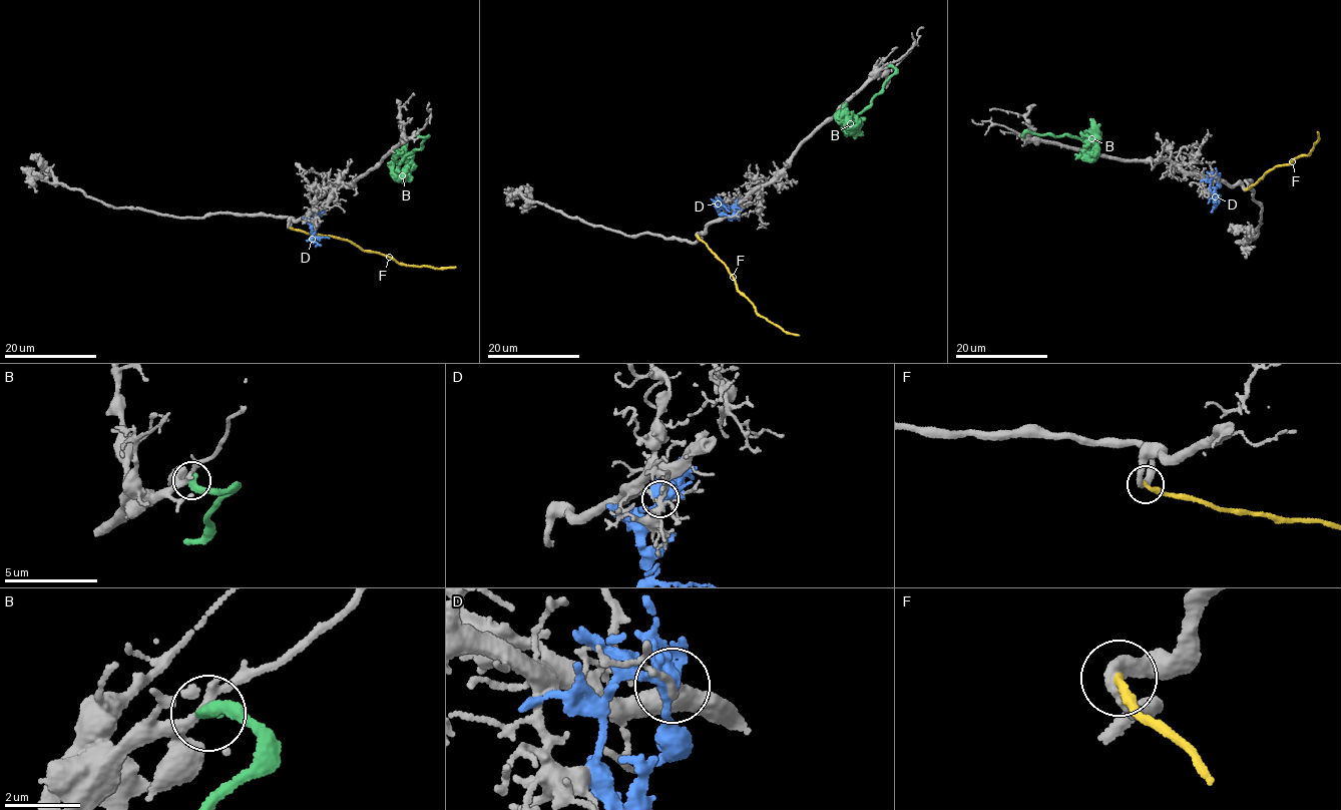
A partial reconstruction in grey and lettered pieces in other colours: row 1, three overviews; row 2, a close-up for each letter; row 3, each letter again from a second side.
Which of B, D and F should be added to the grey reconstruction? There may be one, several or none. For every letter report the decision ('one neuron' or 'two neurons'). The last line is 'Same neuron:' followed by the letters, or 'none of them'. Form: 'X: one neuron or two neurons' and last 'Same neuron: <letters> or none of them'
B: two neurons
D: two neurons
F: one neuron
Same neuron: F

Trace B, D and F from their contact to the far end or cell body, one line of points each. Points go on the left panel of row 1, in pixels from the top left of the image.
B: (417, 134), (427, 137), (401, 159), (399, 167), (404, 178), (407, 165), (394, 158), (403, 151)
D: (316, 216), (313, 224), (313, 242), (318, 244), (315, 246)
F: (289, 227), (349, 241), (363, 251), (386, 255), (405, 265), (456, 267)

